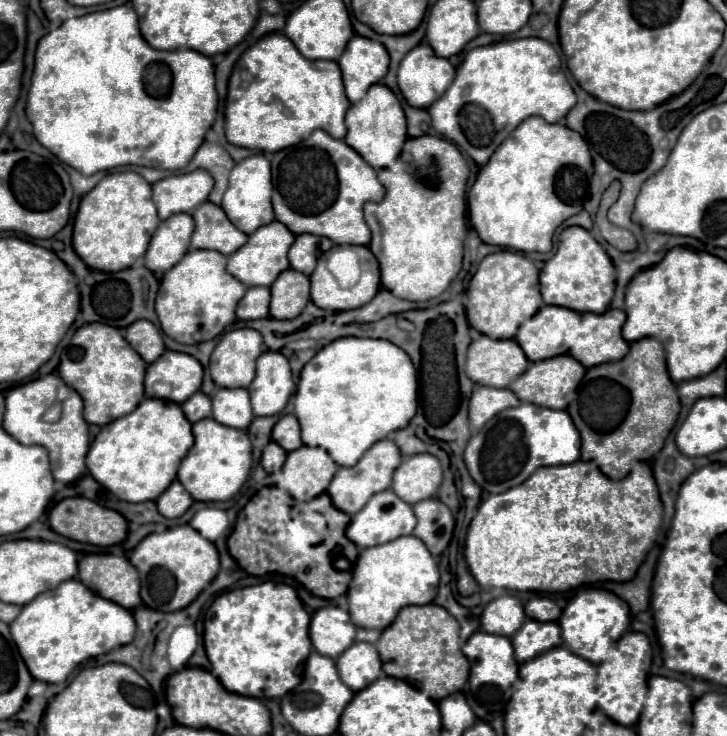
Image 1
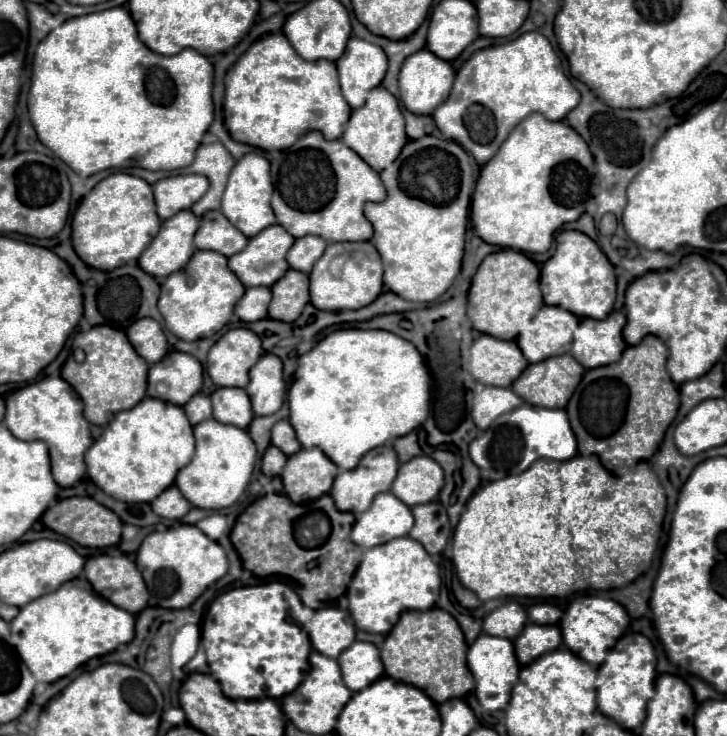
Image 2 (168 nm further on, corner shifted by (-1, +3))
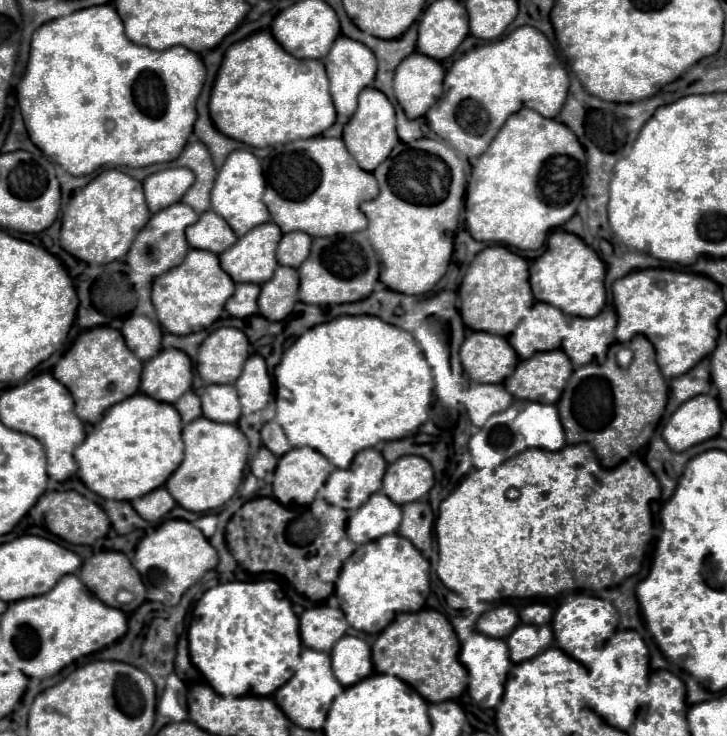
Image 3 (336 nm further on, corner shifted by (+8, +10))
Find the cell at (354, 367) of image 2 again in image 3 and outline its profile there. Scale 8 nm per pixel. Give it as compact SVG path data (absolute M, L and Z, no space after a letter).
M341 316L341 318L331 320L331 322L317 324L317 326L313 326L311 330L307 330L303 336L299 336L299 338L293 342L293 346L289 346L289 348L285 350L285 354L283 354L281 362L279 362L279 366L277 366L275 372L273 372L273 374L275 374L275 384L277 384L277 386L285 386L285 388L291 390L291 394L293 394L291 400L285 400L285 398L277 398L277 400L275 400L275 404L277 404L277 416L275 416L275 420L277 420L277 424L285 430L285 434L287 434L289 442L291 442L291 446L299 446L299 448L301 448L301 446L311 446L311 448L315 448L317 452L325 454L325 458L329 458L329 462L333 462L335 468L347 468L347 466L351 464L353 456L355 456L359 450L373 448L373 446L377 446L379 442L405 438L405 436L413 434L413 432L427 420L433 390L431 390L431 386L429 386L429 382L427 382L429 378L427 378L427 374L425 374L425 368L429 368L429 366L425 366L425 360L421 362L421 350L419 350L415 338L413 338L409 332L405 332L405 330L401 330L401 328L397 328L397 326L379 320L377 316Z

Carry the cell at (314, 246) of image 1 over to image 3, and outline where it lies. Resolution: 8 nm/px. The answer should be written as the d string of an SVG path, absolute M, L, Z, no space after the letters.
M289 232L283 234L279 246L277 246L277 260L281 266L299 268L301 262L309 256L311 250L311 238L305 232Z

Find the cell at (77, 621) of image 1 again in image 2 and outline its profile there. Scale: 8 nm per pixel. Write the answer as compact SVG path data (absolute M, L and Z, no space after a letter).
M72 579L58 591L38 597L24 605L16 619L10 623L12 645L20 659L42 683L54 683L60 677L70 675L76 667L92 657L102 657L114 651L122 643L130 643L135 635L135 616L110 605L104 597L98 597L86 579Z

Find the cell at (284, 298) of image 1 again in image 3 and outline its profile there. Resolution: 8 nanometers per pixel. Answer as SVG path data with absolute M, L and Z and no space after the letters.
M277 266L273 278L261 286L259 294L259 314L267 320L285 320L295 302L299 290L299 274L295 268Z

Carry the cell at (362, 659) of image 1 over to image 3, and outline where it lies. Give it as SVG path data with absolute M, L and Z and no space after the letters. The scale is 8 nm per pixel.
M357 636L341 638L331 650L331 666L335 678L343 686L351 686L373 672L371 648Z

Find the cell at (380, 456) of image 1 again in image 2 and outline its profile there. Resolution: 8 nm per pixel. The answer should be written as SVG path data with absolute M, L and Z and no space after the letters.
M378 447L378 449L372 449L370 453L366 453L356 469L340 473L338 481L334 481L334 489L330 491L330 495L336 503L336 507L340 511L348 511L354 515L364 513L372 505L372 501L378 493L390 491L390 485L398 473L398 465L400 465L398 457L396 457L394 449L390 449L390 447Z

